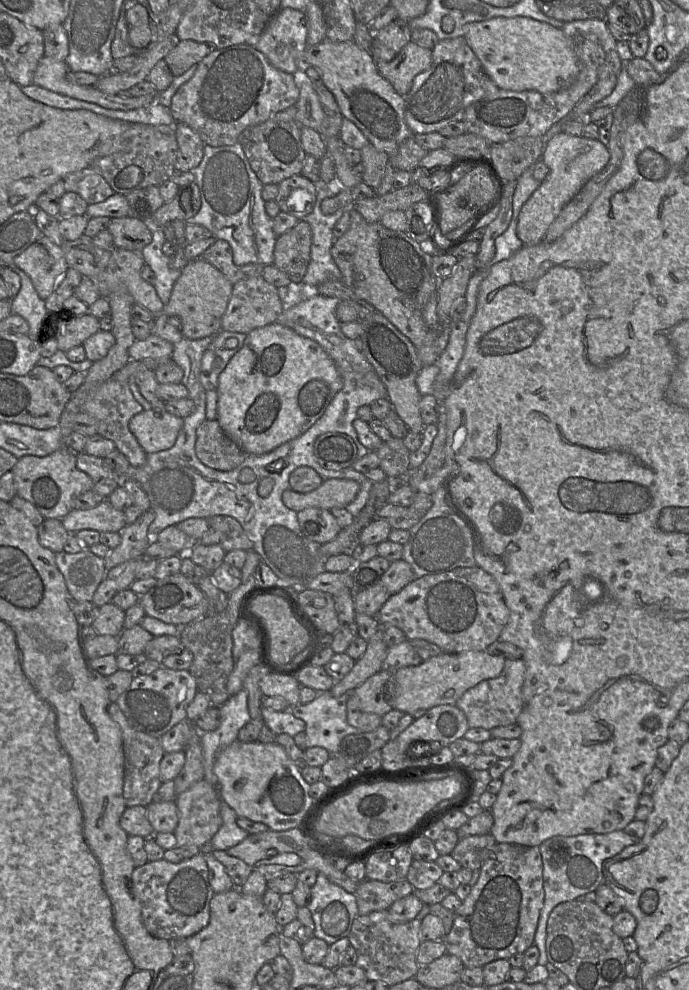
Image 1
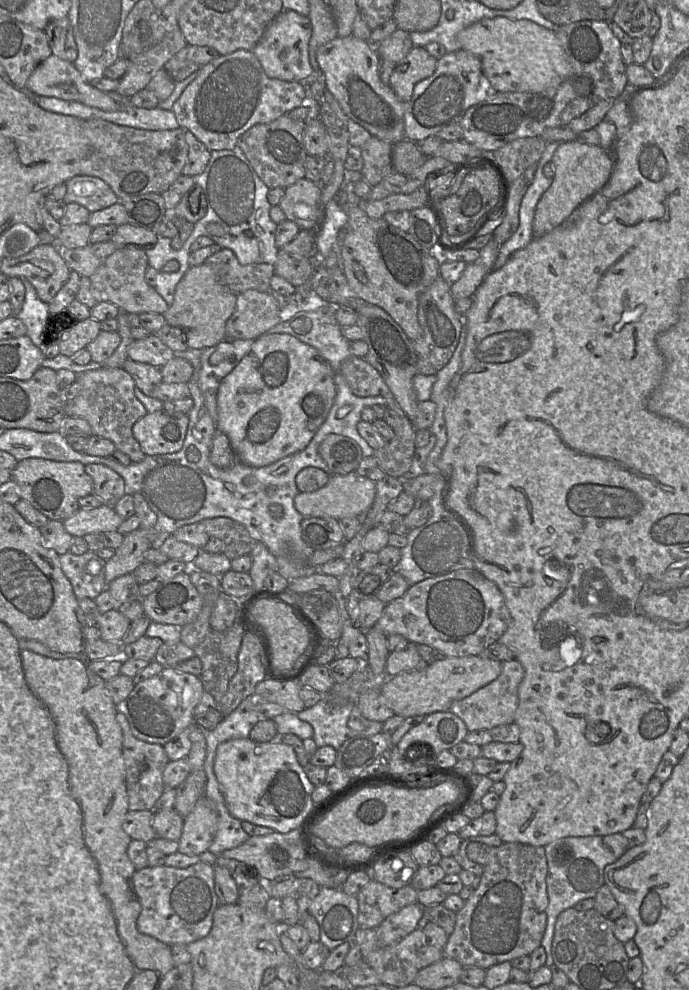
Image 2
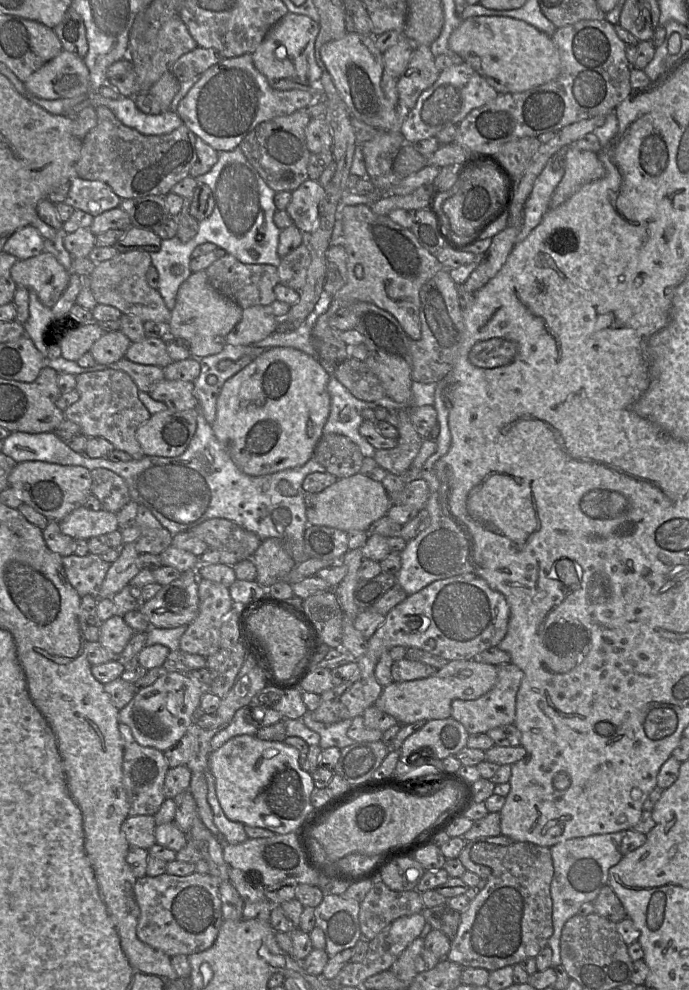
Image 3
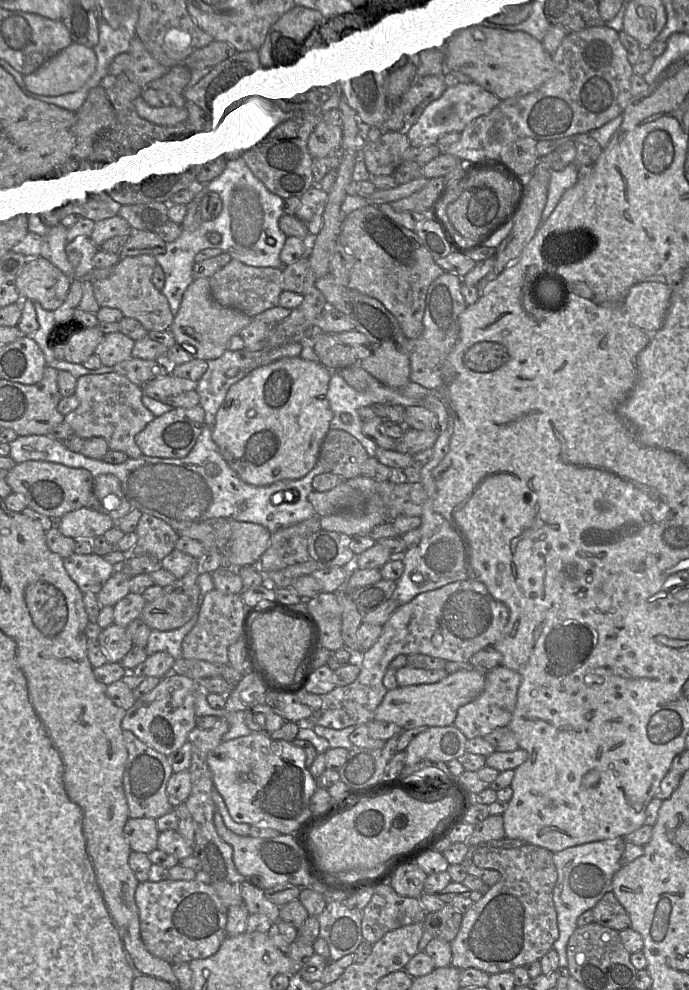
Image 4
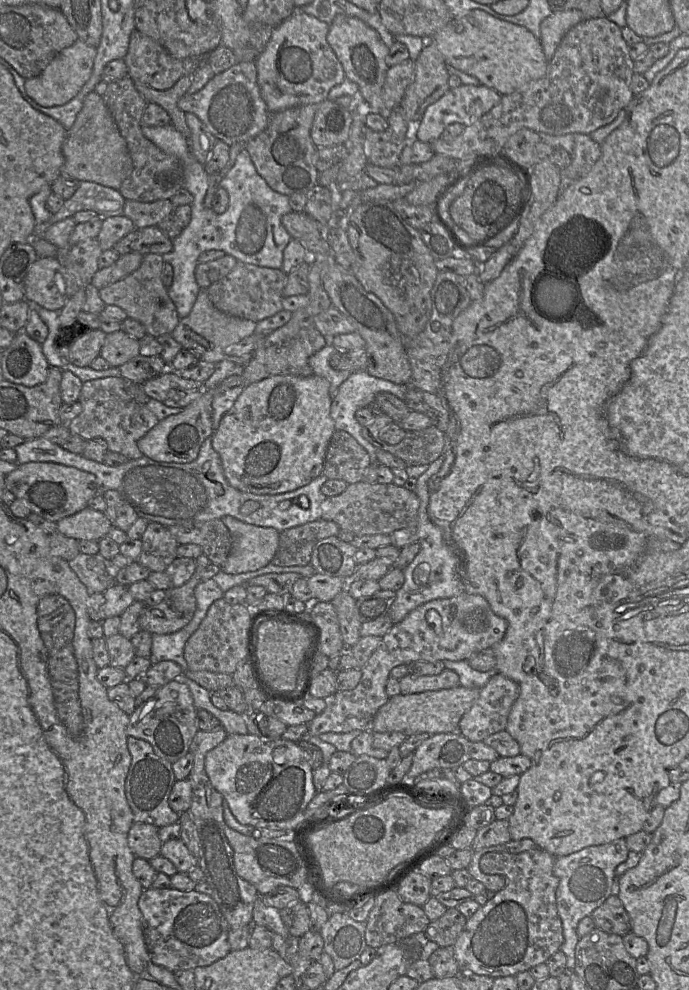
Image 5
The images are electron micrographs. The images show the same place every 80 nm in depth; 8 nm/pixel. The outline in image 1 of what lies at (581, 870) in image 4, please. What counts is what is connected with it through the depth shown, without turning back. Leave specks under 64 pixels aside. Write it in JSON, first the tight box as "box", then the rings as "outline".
{"box":[534,830,637,966],"outline":[[[624,830],[609,833],[587,833],[576,836],[553,836],[539,845],[543,862],[544,905],[535,934],[534,945],[539,950],[538,964],[546,966],[546,928],[548,917],[559,903],[574,900],[589,892],[595,892],[604,884],[603,863],[625,847],[637,843],[637,839]]]}

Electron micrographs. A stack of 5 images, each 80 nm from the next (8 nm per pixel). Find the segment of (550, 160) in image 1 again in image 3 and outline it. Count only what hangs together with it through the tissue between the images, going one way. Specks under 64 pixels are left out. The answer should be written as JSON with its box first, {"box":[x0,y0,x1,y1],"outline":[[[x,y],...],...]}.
{"box":[549,146,605,209],"outline":[[[569,146],[564,155],[564,175],[550,198],[549,209],[557,208],[583,185],[604,176],[605,168],[597,153]]]}

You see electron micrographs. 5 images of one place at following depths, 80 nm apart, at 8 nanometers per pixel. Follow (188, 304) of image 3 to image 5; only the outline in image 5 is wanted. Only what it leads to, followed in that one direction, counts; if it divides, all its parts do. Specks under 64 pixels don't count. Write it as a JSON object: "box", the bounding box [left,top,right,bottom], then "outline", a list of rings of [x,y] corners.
{"box":[171,289,256,363],"outline":[[[200,289],[188,316],[181,318],[171,336],[199,360],[218,363],[227,357],[227,348],[255,332],[256,323],[227,315],[214,307],[207,290]]]}

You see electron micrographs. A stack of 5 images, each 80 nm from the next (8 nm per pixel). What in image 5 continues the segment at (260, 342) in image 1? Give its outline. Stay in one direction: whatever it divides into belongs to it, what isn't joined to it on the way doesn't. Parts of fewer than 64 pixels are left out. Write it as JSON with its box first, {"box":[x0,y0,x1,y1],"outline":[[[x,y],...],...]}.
{"box":[211,375,336,495],"outline":[[[275,375],[246,386],[211,435],[228,483],[246,493],[277,495],[303,487],[323,474],[329,441],[336,430],[330,415],[330,383],[318,375]]]}

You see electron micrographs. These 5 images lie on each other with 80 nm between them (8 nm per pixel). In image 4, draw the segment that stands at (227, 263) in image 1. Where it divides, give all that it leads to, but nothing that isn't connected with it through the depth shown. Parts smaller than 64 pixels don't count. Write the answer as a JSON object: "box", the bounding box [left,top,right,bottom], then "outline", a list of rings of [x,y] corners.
{"box":[208,258,283,318],"outline":[[[233,258],[208,281],[211,295],[217,303],[241,311],[252,318],[267,309],[278,306],[279,296],[283,291],[281,268],[253,267]]]}

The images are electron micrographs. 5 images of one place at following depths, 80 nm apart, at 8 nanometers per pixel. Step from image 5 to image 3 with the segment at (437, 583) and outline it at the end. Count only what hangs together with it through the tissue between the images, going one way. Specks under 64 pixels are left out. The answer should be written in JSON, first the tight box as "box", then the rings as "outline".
{"box":[396,407,473,595],"outline":[[[447,407],[442,411],[437,411],[437,424],[439,435],[435,439],[436,451],[428,457],[420,471],[421,478],[427,482],[430,490],[430,496],[425,506],[430,515],[430,525],[407,542],[405,549],[400,553],[401,569],[396,575],[397,584],[403,588],[407,595],[420,591],[434,581],[473,571],[470,557],[470,537],[466,530],[462,531],[449,516],[442,512],[438,502],[440,483],[434,471],[434,464],[447,453],[450,447],[451,435],[448,427]]]}

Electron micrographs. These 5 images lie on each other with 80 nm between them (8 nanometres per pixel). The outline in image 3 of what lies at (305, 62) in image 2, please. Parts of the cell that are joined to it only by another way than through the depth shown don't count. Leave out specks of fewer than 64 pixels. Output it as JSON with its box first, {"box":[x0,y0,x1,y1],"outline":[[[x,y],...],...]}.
{"box":[251,13,322,90],"outline":[[[287,13],[269,30],[256,51],[251,54],[255,67],[276,90],[315,90],[322,75],[315,58],[315,41],[319,23],[306,15]]]}

